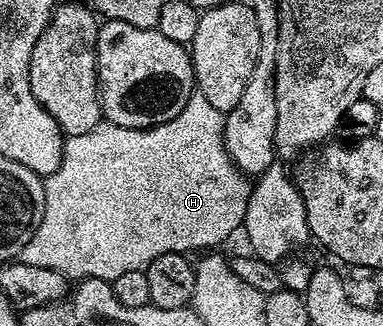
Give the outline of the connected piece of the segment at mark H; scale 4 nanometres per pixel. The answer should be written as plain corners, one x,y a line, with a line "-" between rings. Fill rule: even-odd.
196,92
190,97
188,104
184,104
184,112
180,112
180,116
159,126
150,126
147,130
137,130
136,128
120,128
116,124
103,120
98,123
96,128
92,128
92,132
80,132
80,136
67,137
60,168
56,168
56,172
52,172
44,182
44,216
40,216
40,228
36,228
36,232
32,232
32,240
28,240
28,244
24,244
20,261
32,268
48,268
52,272
60,272
70,280
99,278
113,283
114,278
121,276
123,272
145,270
148,263
156,260
156,256
186,254
191,252
190,250
206,252
211,248
218,248
218,245
234,229
237,231
241,227
252,189
251,179
243,174
237,164
228,156
224,142
225,123
224,115
216,108
212,108
212,104
208,104
208,100
204,100
202,94

